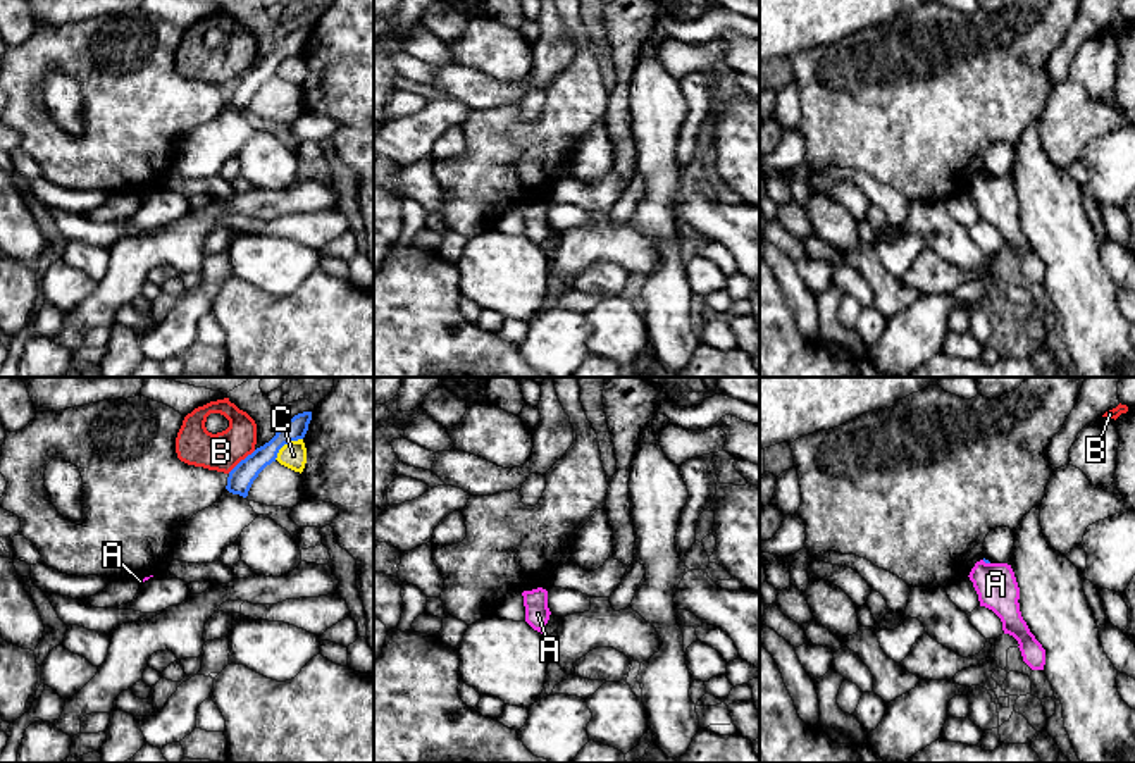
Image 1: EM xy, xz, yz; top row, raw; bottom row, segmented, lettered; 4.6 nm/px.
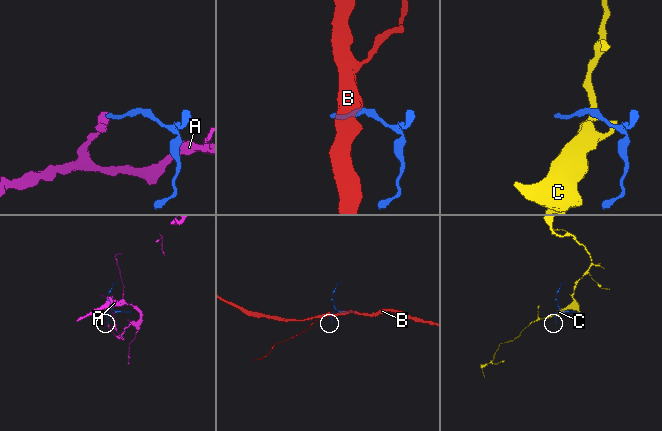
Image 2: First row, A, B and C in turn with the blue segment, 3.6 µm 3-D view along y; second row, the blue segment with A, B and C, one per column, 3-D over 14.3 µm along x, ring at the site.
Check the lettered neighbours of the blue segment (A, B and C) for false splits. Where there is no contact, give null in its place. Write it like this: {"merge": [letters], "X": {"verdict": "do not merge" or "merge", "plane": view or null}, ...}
{"merge": [], "A": {"verdict": "do not merge", "plane": "yz"}, "B": {"verdict": "do not merge", "plane": "xy"}, "C": {"verdict": "do not merge", "plane": "xy"}}

